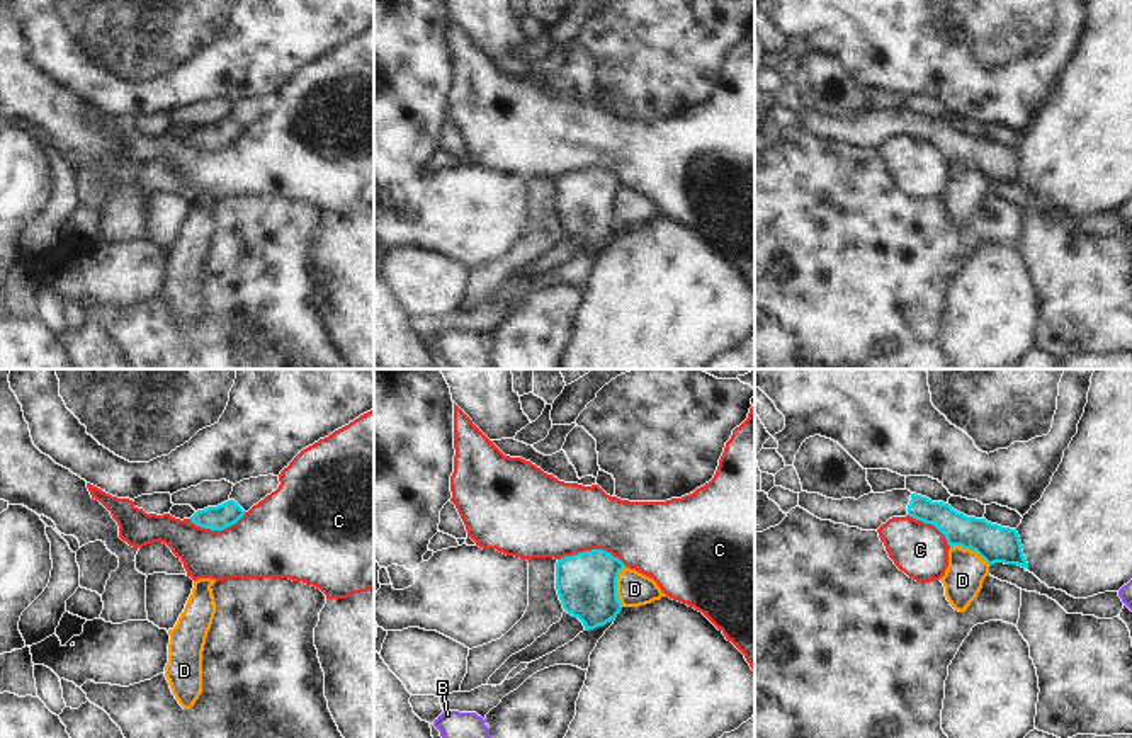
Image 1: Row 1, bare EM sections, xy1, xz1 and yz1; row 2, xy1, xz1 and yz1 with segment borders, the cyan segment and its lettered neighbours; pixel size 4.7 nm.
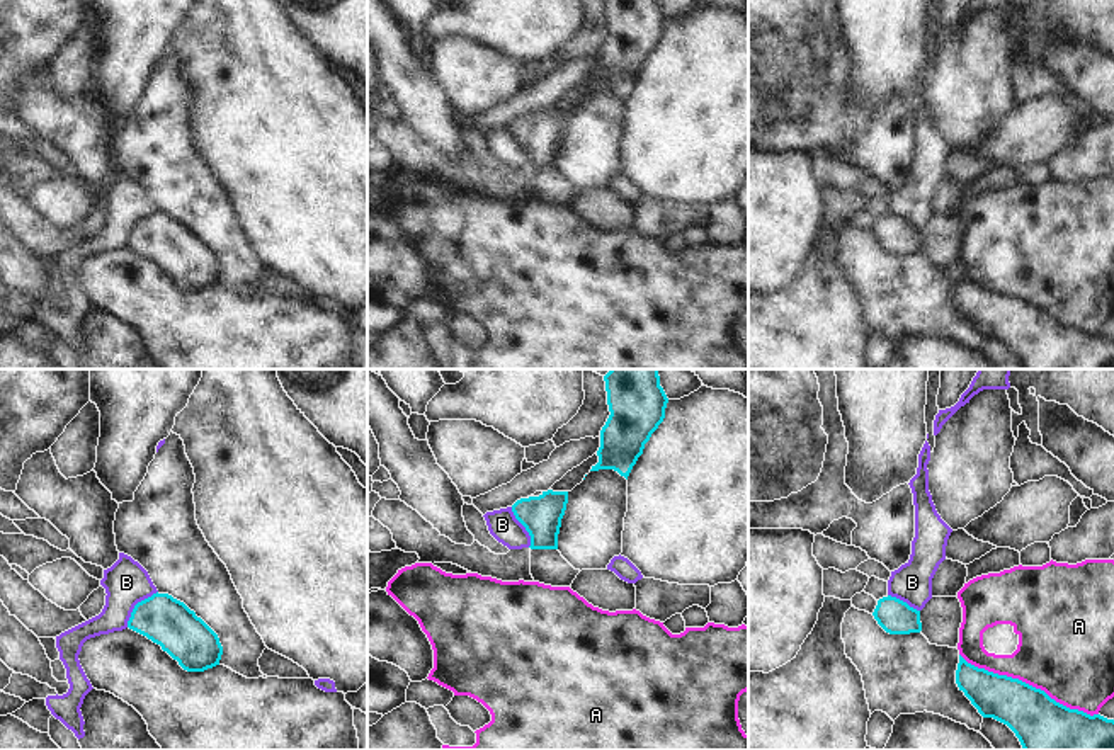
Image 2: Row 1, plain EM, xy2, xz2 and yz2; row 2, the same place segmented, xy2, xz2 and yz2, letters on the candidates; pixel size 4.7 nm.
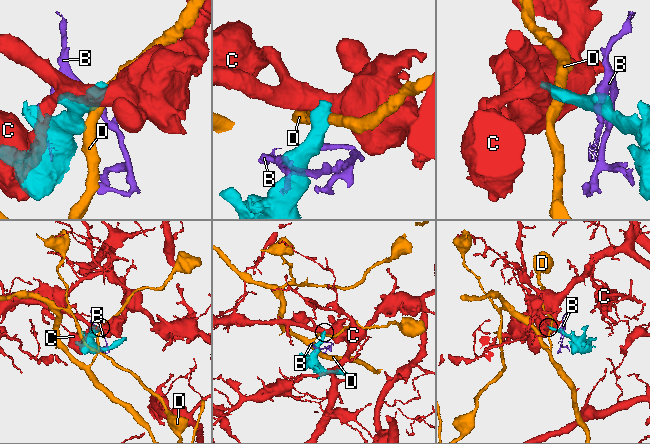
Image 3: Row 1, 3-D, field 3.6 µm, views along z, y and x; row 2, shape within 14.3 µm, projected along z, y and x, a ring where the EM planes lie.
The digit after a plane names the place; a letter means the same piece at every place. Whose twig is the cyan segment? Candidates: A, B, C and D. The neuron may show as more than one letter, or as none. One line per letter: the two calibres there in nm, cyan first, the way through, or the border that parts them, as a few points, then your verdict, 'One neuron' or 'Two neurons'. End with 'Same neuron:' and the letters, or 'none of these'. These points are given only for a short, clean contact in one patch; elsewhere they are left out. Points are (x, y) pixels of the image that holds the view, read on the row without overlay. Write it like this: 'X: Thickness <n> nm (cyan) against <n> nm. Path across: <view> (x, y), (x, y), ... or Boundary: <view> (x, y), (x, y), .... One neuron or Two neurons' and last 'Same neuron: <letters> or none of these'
A: Thickness 280 nm (cyan) against 460 nm. Two neurons
B: Thickness 220 nm (cyan) against 220 nm. Boundary: xy2 (157, 210), (135, 225), (126, 245). Two neurons
C: Thickness 280 nm (cyan) against 360 nm. Boundary: xz1 (558, 177), (605, 169), (626, 184). Two neurons
D: Thickness 280 nm (cyan) against 160 nm. Boundary: xz1 (626, 186), (617, 198), (621, 225). Two neurons
Same neuron: none of these

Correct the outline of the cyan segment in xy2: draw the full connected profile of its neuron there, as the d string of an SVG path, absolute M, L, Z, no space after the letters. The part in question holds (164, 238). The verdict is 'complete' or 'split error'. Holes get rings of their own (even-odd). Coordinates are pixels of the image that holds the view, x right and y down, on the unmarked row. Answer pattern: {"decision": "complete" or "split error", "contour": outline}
{"decision": "complete", "contour": "M156 211L138 221L128 247L160 264L187 291L219 284L223 265L218 253L168 213Z"}

